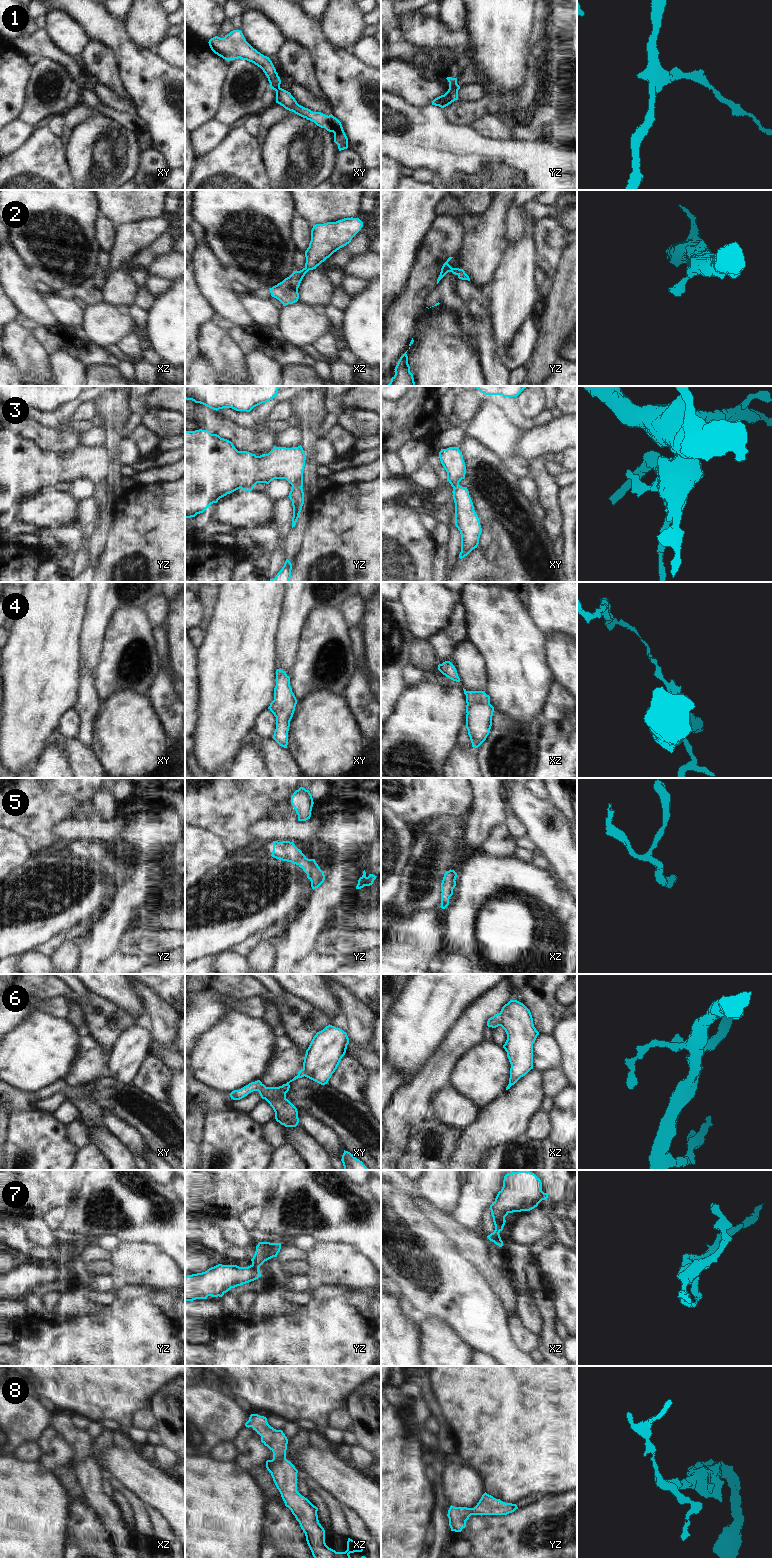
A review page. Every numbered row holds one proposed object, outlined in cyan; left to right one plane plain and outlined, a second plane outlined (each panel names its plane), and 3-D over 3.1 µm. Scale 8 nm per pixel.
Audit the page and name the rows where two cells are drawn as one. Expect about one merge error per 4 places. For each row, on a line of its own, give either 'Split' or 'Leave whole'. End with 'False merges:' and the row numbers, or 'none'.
1: Leave whole
2: Leave whole
3: Leave whole
4: Leave whole
5: Leave whole
6: Split
7: Split
8: Leave whole
False merges: 6, 7

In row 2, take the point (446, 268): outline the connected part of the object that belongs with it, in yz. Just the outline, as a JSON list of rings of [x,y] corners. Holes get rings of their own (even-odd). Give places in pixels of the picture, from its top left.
[[[449,257],[447,259],[447,261],[443,264],[442,268],[441,268],[441,272],[440,275],[437,279],[437,284],[439,283],[439,281],[448,273],[448,272],[452,272],[453,274],[457,275],[459,279],[462,280],[468,280],[470,281],[469,276],[465,273],[465,271],[463,269],[459,269],[459,268],[452,268],[448,262],[452,259],[453,257]]]

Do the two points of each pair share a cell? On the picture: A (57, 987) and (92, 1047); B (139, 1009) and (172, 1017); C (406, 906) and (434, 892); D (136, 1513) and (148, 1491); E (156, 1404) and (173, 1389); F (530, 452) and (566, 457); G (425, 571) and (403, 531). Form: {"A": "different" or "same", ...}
{"A": "different", "B": "different", "C": "same", "D": "different", "E": "same", "F": "different", "G": "same"}

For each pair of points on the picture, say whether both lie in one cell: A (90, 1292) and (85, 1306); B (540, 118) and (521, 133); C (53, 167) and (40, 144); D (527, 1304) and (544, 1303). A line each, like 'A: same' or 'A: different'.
A: different
B: same
C: same
D: different

